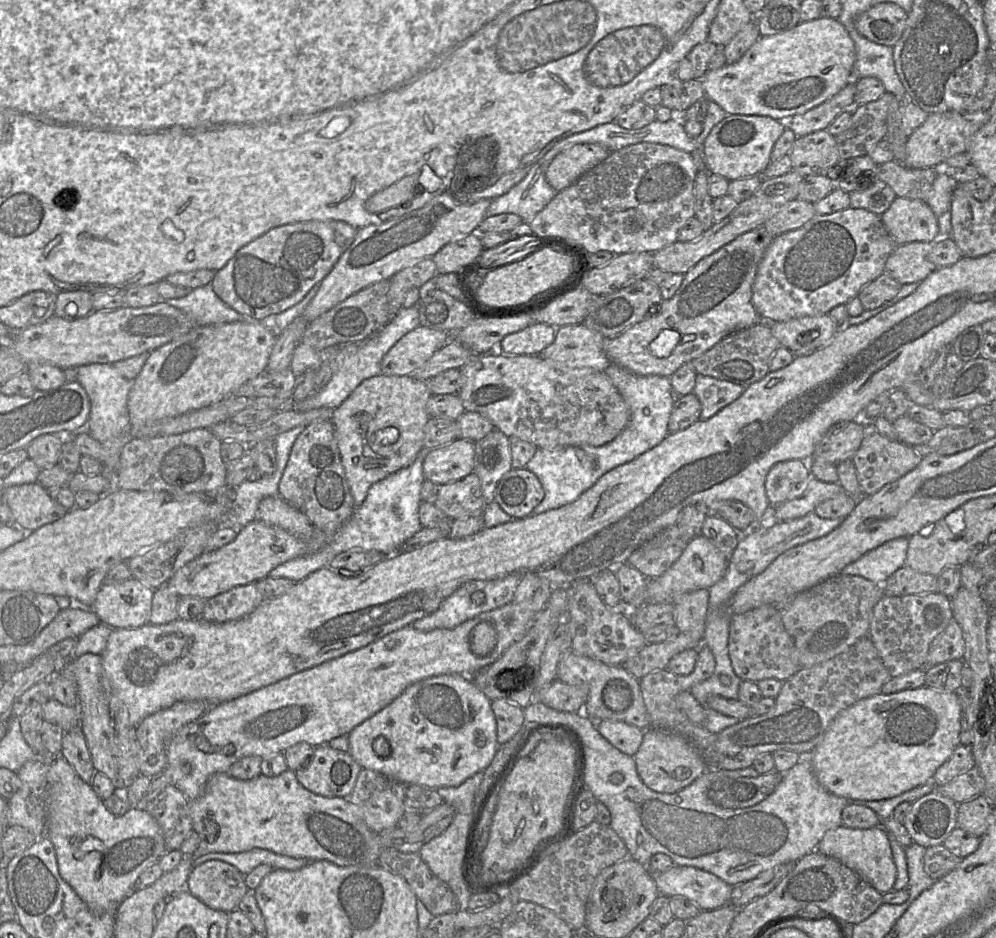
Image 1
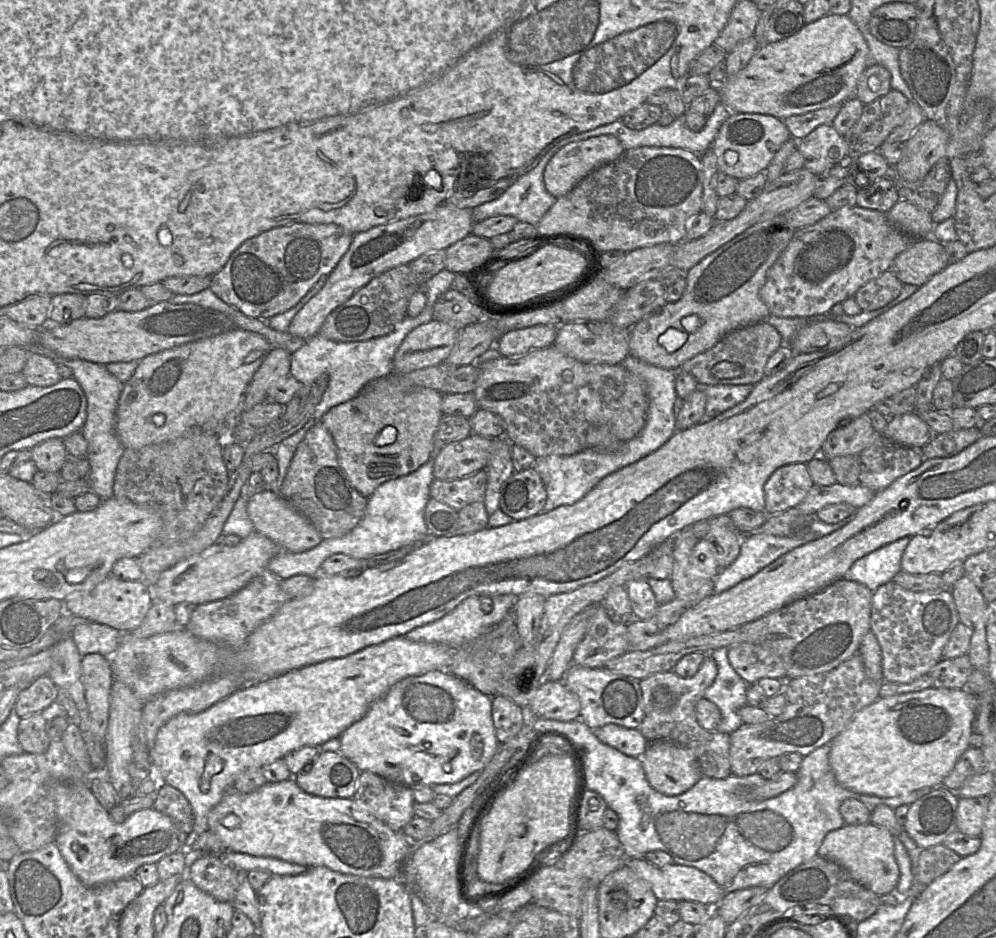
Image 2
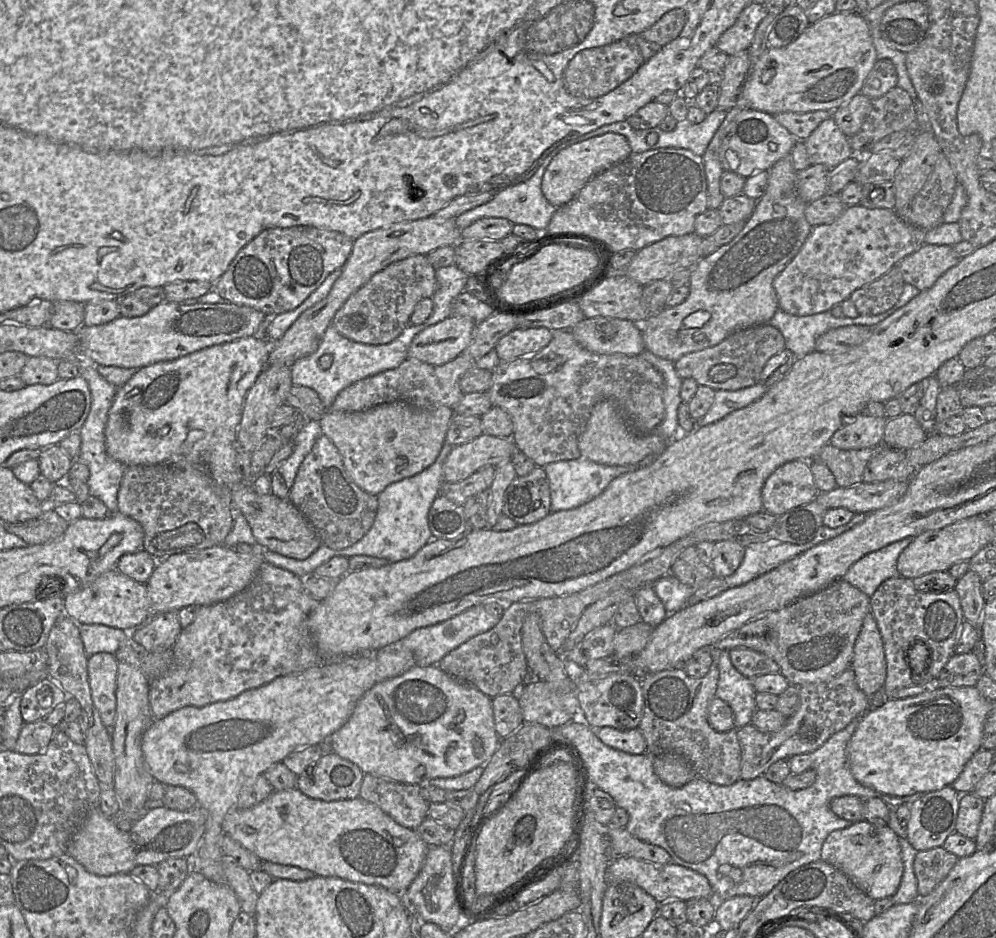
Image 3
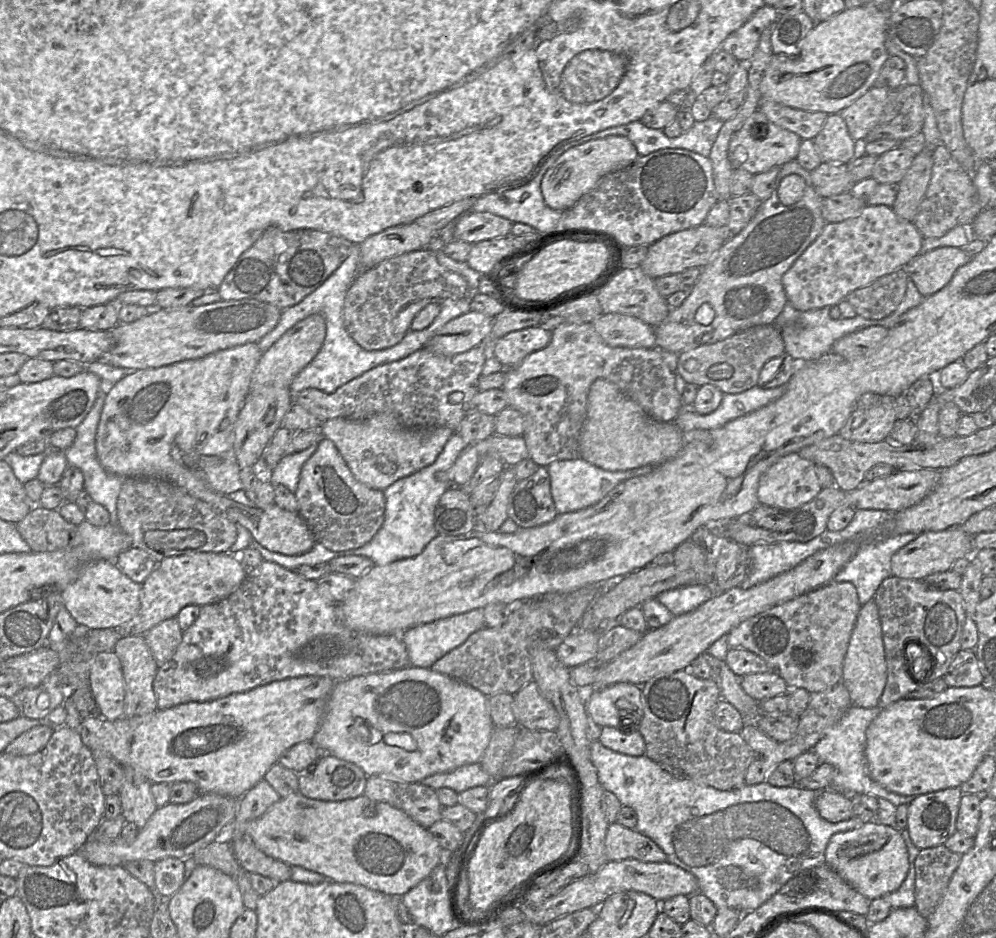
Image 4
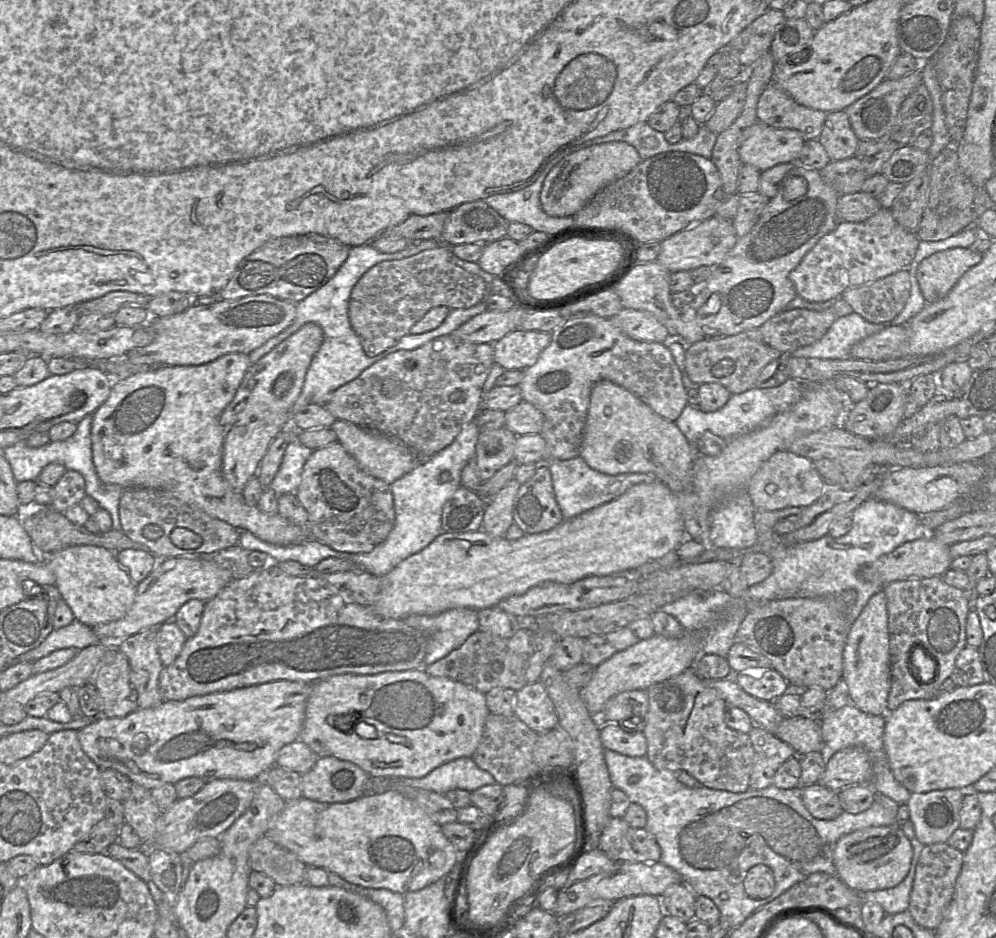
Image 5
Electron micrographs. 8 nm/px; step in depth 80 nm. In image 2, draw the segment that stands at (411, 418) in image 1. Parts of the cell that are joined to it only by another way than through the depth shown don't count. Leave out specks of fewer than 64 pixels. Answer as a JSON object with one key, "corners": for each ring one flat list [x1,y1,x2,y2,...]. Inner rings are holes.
{"corners":[[391,373,369,381,355,397,332,407,320,418,319,422,330,432,337,447,339,465,361,495,368,498,380,484,410,474,429,460,434,434,444,415,442,395,425,387,401,389]]}

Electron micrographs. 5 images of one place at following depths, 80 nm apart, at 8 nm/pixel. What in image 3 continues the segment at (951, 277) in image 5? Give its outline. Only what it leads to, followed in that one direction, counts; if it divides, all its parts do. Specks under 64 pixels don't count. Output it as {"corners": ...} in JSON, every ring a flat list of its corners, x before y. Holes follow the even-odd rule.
{"corners":[[924,243,918,250,905,256,898,264,905,283,910,283,920,291,929,289,949,268,955,266,959,258,952,245]]}

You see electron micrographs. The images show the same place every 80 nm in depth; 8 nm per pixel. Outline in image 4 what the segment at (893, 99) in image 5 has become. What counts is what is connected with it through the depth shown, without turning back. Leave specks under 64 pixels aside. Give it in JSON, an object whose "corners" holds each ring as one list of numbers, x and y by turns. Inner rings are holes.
{"corners":[[872,86,865,94,839,112,854,140,864,139,878,124,891,90]]}

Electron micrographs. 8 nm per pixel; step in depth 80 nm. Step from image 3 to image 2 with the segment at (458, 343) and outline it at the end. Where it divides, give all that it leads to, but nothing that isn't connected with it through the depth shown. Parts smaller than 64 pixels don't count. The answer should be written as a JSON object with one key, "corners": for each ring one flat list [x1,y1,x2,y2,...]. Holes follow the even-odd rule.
{"corners":[[431,320,412,330,393,358,393,373,403,374,435,366,448,358,460,329]]}

